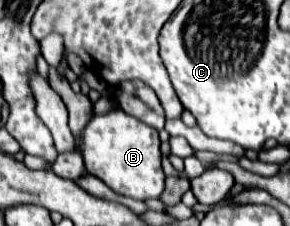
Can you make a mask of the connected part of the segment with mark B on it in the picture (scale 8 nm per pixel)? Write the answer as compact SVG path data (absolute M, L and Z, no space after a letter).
M112 109L110 113L94 115L82 129L80 139L86 171L100 177L114 193L140 201L160 199L166 175L160 165L160 137L156 129L122 109Z

